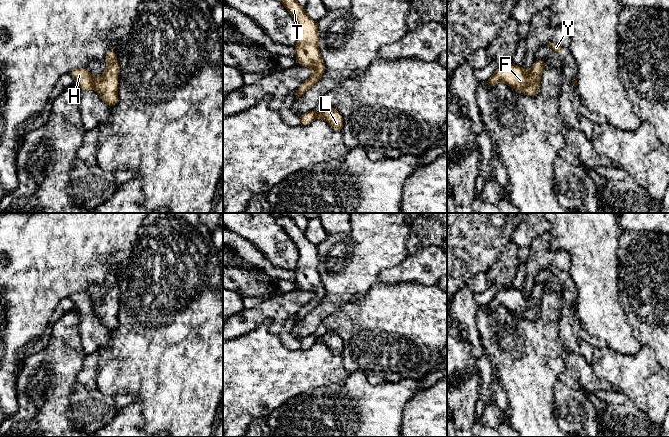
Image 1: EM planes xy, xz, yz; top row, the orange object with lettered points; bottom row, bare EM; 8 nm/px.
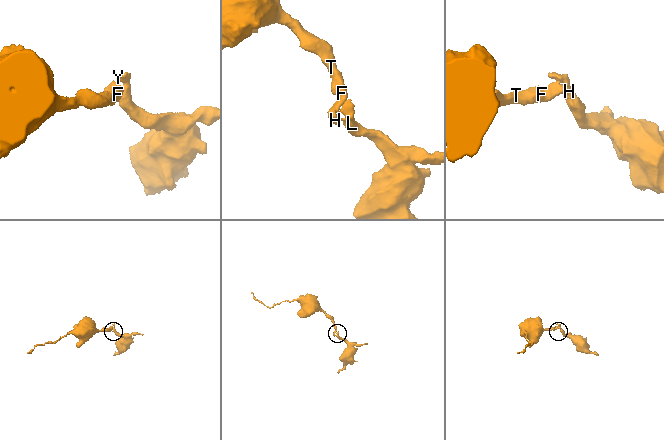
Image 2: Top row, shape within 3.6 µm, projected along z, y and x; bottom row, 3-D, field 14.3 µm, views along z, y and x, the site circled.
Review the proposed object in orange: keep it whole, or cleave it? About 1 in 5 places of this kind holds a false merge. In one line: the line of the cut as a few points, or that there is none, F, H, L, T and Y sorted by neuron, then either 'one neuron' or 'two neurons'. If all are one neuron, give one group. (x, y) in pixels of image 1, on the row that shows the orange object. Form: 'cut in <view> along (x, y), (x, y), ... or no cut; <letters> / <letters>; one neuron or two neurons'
cut in xy along (93, 79), (94, 86); F H T / L Y; two neurons

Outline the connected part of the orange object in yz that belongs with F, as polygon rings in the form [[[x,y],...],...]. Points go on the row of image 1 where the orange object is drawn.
[[[536,60],[531,70],[525,72],[521,66],[512,63],[498,68],[484,83],[490,88],[498,82],[503,82],[523,95],[533,96],[538,93],[541,74],[546,65],[546,60]]]

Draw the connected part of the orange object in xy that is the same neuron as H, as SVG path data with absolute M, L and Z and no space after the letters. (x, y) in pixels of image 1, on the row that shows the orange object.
M76 68L70 71L69 74L82 91L89 91L94 87L94 77L88 69Z

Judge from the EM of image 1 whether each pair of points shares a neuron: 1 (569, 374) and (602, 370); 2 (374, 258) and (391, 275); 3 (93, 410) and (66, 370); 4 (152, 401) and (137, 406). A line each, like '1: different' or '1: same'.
1: different
2: different
3: different
4: different

